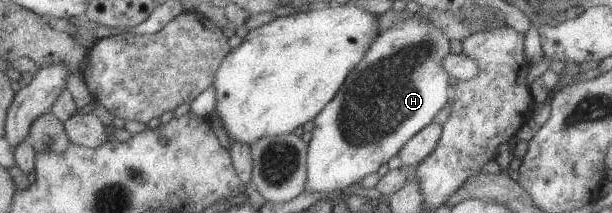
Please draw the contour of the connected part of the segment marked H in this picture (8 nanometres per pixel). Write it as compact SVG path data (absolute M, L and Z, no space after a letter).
M411 16L376 35L363 58L357 62L357 66L351 68L351 72L347 72L347 78L343 80L335 96L313 119L314 125L306 152L304 190L340 193L397 155L403 143L427 126L437 111L447 104L449 74L441 68L441 60L449 52L451 50L447 36L433 22L421 16Z

